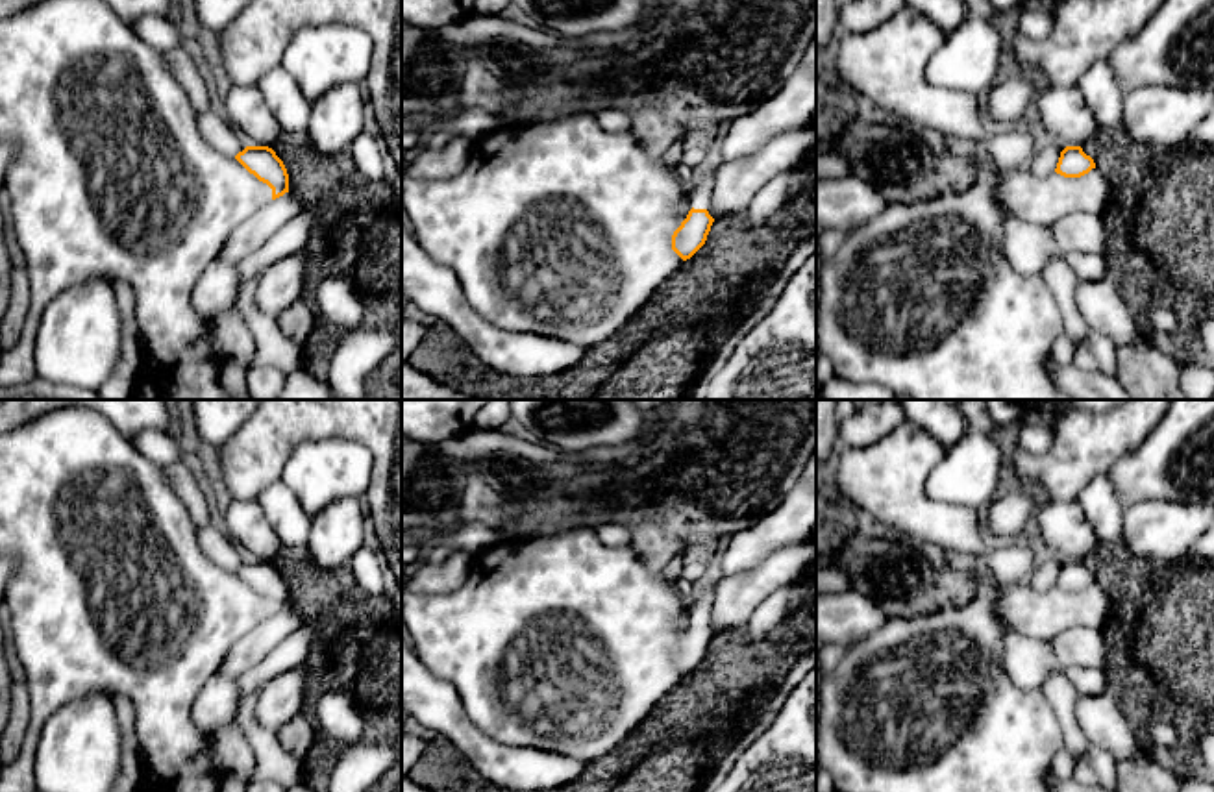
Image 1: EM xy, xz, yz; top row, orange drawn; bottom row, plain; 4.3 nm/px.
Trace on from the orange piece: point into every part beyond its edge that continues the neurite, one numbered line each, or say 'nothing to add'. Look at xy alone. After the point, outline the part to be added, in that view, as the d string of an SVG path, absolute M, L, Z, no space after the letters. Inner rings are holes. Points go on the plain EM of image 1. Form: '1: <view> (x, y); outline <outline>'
nothing to add

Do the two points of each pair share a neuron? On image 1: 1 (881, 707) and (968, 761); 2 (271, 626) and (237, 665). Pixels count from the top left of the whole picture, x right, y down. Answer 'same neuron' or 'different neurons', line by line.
1: same neuron
2: same neuron

